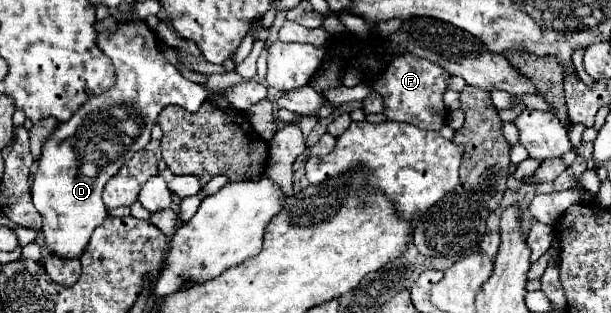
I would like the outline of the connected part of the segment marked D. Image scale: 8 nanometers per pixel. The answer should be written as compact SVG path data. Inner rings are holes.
M118 16L118 20L120 20L120 28L118 28L116 34L100 34L98 36L98 46L114 62L118 84L112 86L108 92L104 92L96 98L90 98L68 122L62 122L56 128L56 132L44 144L44 152L42 152L40 162L36 166L36 172L34 172L32 200L34 200L34 206L44 220L44 226L42 226L44 248L50 254L64 258L64 260L72 260L72 258L78 260L80 254L84 254L84 246L88 246L92 232L108 216L108 210L102 202L102 190L104 190L106 182L126 162L126 160L86 160L86 158L132 158L134 152L142 150L150 142L150 130L152 130L160 110L168 104L176 104L176 106L182 106L188 112L196 112L204 100L208 100L214 94L220 94L220 96L226 96L238 110L248 110L252 104L266 98L266 92L268 92L266 86L258 80L244 80L238 86L232 86L230 90L226 90L224 94L222 92L210 92L210 90L202 88L200 84L186 80L180 74L180 70L160 54L158 38L146 26L146 22L140 22L136 18L128 20L128 18L120 18L120 16Z

